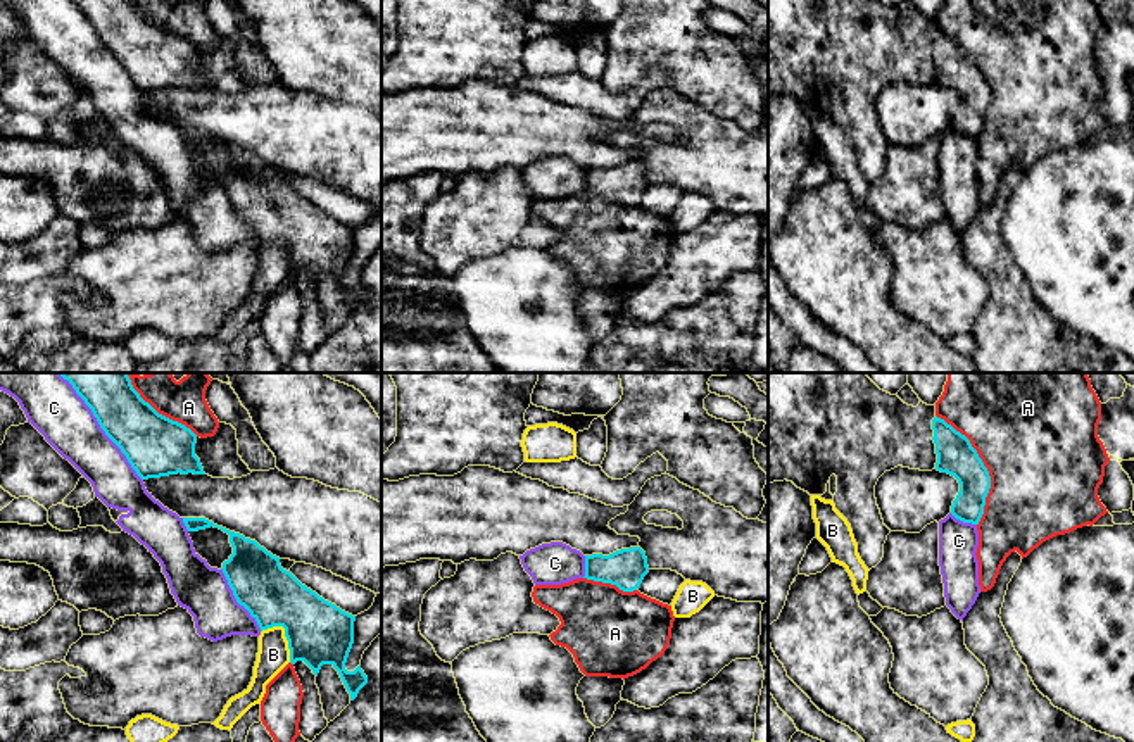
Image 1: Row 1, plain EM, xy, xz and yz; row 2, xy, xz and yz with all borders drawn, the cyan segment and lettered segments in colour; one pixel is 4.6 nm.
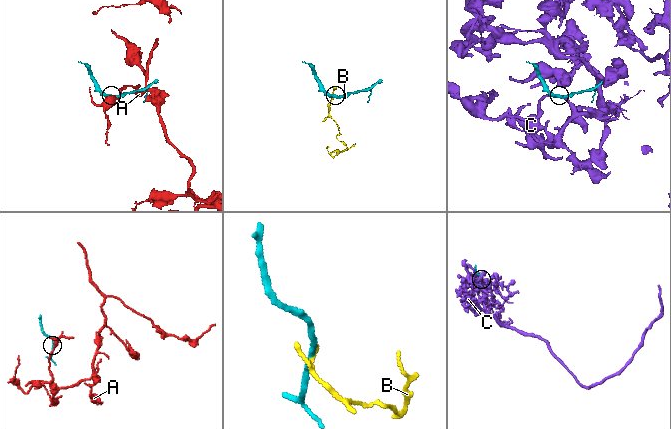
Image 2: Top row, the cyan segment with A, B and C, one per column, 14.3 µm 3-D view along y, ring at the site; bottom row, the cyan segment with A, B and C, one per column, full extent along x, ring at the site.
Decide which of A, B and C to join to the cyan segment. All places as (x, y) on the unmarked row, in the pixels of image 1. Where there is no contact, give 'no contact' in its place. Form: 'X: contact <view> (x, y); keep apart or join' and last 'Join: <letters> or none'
A: contact yz (984, 80); keep apart
B: contact xy (285, 249); keep apart
C: contact xy (106, 47); keep apart
Join: none

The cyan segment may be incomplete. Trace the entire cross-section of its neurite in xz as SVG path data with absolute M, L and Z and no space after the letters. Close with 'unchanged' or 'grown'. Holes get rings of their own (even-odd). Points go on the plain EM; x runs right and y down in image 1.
M640 160L621 162L609 169L585 169L583 192L616 198L623 205L637 204L647 186L647 171Z | unchanged

